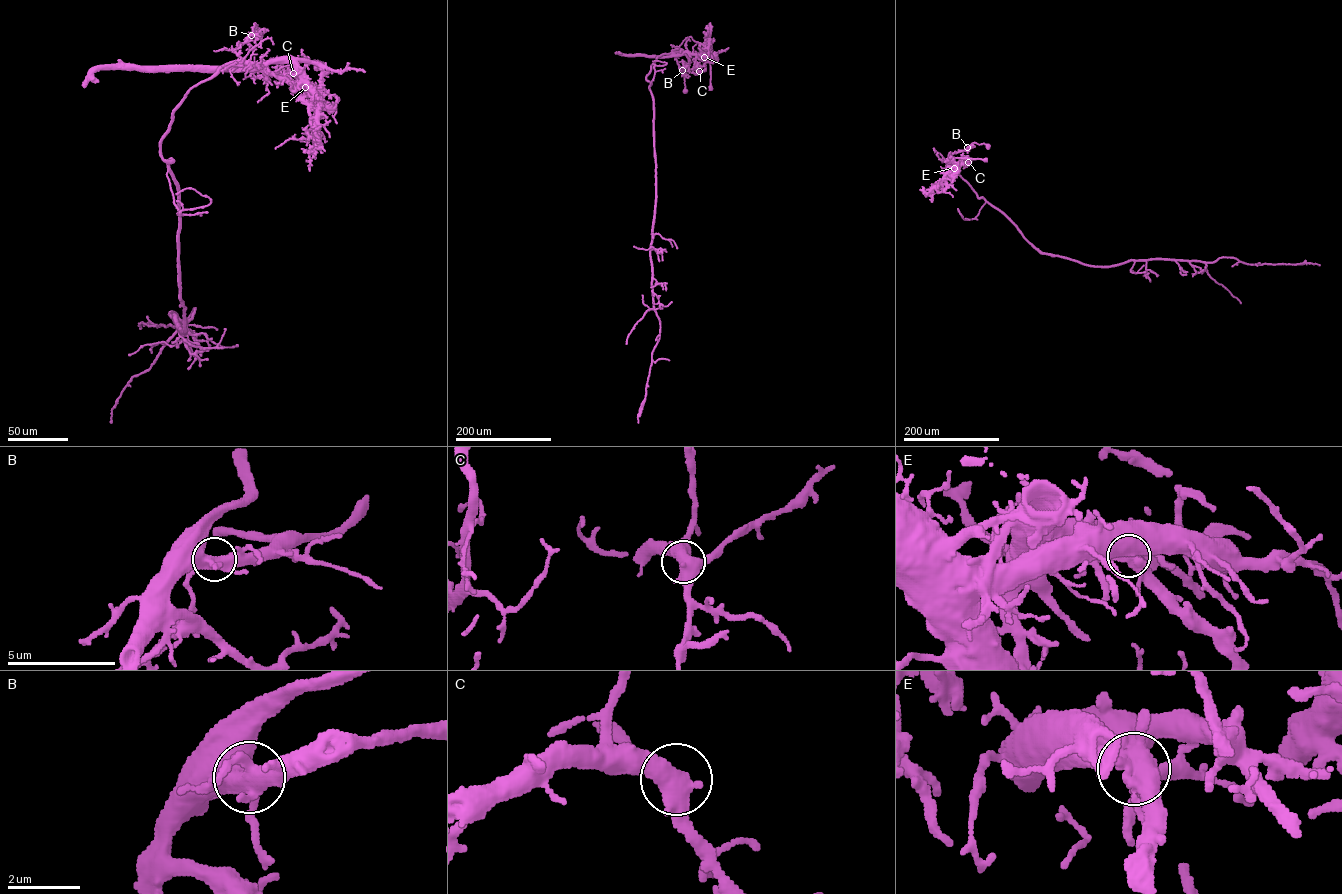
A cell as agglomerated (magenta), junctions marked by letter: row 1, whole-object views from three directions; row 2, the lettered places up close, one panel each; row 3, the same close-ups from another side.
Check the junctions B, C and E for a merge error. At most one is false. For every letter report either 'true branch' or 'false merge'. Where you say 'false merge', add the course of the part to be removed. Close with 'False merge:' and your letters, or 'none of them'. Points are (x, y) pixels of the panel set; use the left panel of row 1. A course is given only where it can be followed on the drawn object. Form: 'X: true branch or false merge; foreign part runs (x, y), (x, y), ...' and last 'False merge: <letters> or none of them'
B: true branch
C: true branch
E: false merge; foreign part runs (305, 87), (227, 63), (176, 107), (161, 156), (177, 187), (182, 331), (170, 314), (195, 308), (140, 329)
False merge: E

